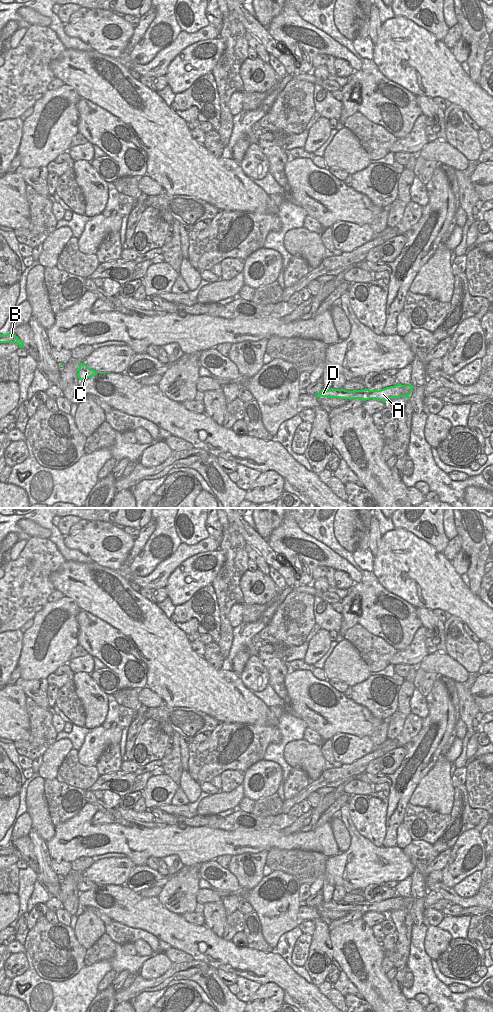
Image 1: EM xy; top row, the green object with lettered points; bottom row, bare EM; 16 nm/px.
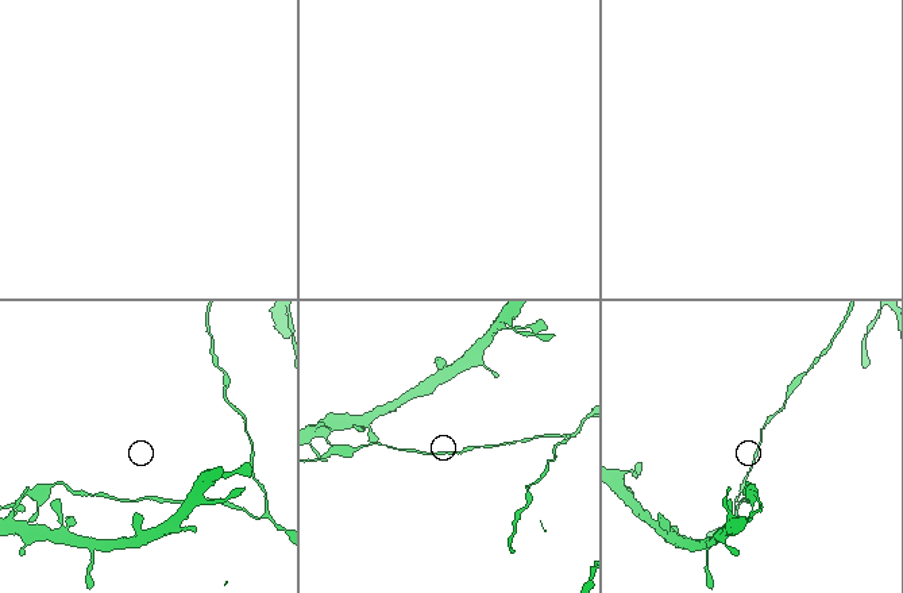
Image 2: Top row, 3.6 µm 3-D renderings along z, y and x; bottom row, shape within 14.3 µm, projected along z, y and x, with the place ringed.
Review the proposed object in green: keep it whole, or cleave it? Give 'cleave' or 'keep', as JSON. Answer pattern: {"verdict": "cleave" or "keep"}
{"verdict": "keep"}

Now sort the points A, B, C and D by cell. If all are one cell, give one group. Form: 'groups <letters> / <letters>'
groups A B C D

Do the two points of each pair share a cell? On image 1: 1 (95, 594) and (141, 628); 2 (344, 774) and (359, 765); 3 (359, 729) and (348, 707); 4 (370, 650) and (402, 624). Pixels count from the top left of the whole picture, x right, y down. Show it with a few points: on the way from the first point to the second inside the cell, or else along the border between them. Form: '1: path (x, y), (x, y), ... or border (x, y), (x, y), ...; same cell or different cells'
1: path (106, 596), (130, 620); same cell
2: path (348, 771), (355, 768); same cell
3: path (358, 724), (348, 712); same cell
4: border (363, 627), (383, 638), (397, 650); different cells

